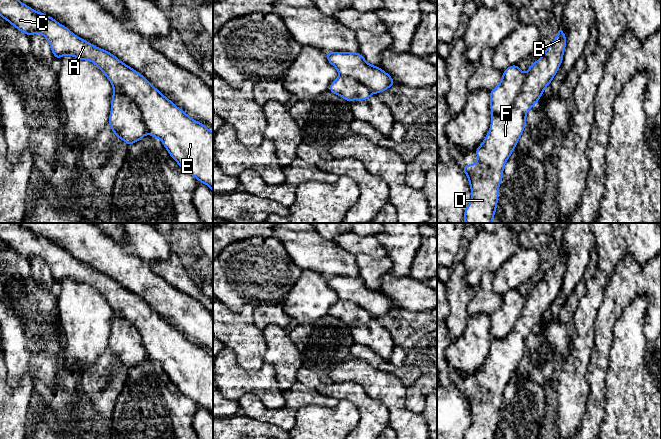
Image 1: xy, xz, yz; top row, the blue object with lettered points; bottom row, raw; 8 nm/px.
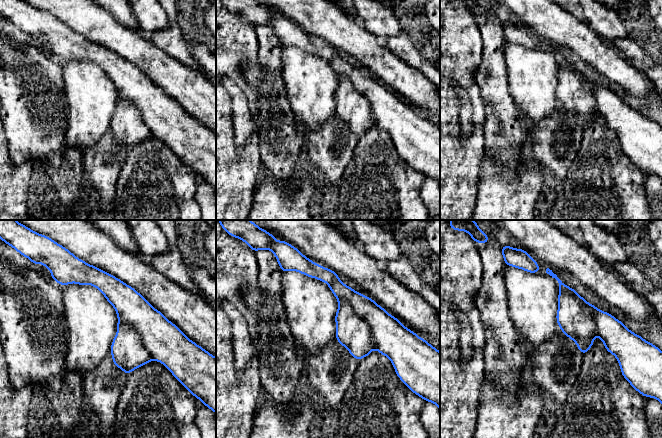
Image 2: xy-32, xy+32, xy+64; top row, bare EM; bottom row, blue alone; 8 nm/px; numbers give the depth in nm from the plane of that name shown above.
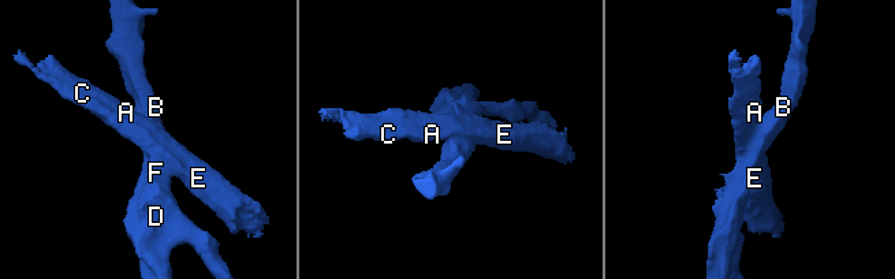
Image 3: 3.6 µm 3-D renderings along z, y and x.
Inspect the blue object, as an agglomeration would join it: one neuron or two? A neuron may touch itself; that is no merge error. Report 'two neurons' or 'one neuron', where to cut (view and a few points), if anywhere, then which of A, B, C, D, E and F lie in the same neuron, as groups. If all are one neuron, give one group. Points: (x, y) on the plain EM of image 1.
two neurons; cut in yz along (525, 297), (522, 313), (512, 330), (504, 338), (492, 338); A C E / B D F

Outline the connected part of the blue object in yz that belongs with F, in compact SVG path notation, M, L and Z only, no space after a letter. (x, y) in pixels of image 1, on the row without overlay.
M560 251L554 266L525 297L522 314L511 333L505 339L491 339L489 355L475 374L477 386L462 392L471 413L471 425L464 439L495 439L505 388L523 358L527 336L537 328L558 296L566 267Z

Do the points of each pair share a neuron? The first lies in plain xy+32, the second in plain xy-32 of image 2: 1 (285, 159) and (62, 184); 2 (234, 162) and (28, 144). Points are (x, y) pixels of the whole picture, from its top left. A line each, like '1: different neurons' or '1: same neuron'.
1: same neuron
2: different neurons

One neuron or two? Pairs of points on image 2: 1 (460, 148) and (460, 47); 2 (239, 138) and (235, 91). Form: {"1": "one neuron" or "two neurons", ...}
{"1": "one neuron", "2": "one neuron"}

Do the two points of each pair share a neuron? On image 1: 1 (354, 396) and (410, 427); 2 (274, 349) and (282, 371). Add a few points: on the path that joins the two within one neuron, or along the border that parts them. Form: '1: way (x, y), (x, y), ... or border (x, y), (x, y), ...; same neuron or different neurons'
1: border (372, 398), (380, 401), (387, 409), (389, 426); different neurons
2: way (279, 354), (282, 357), (282, 366); same neuron

